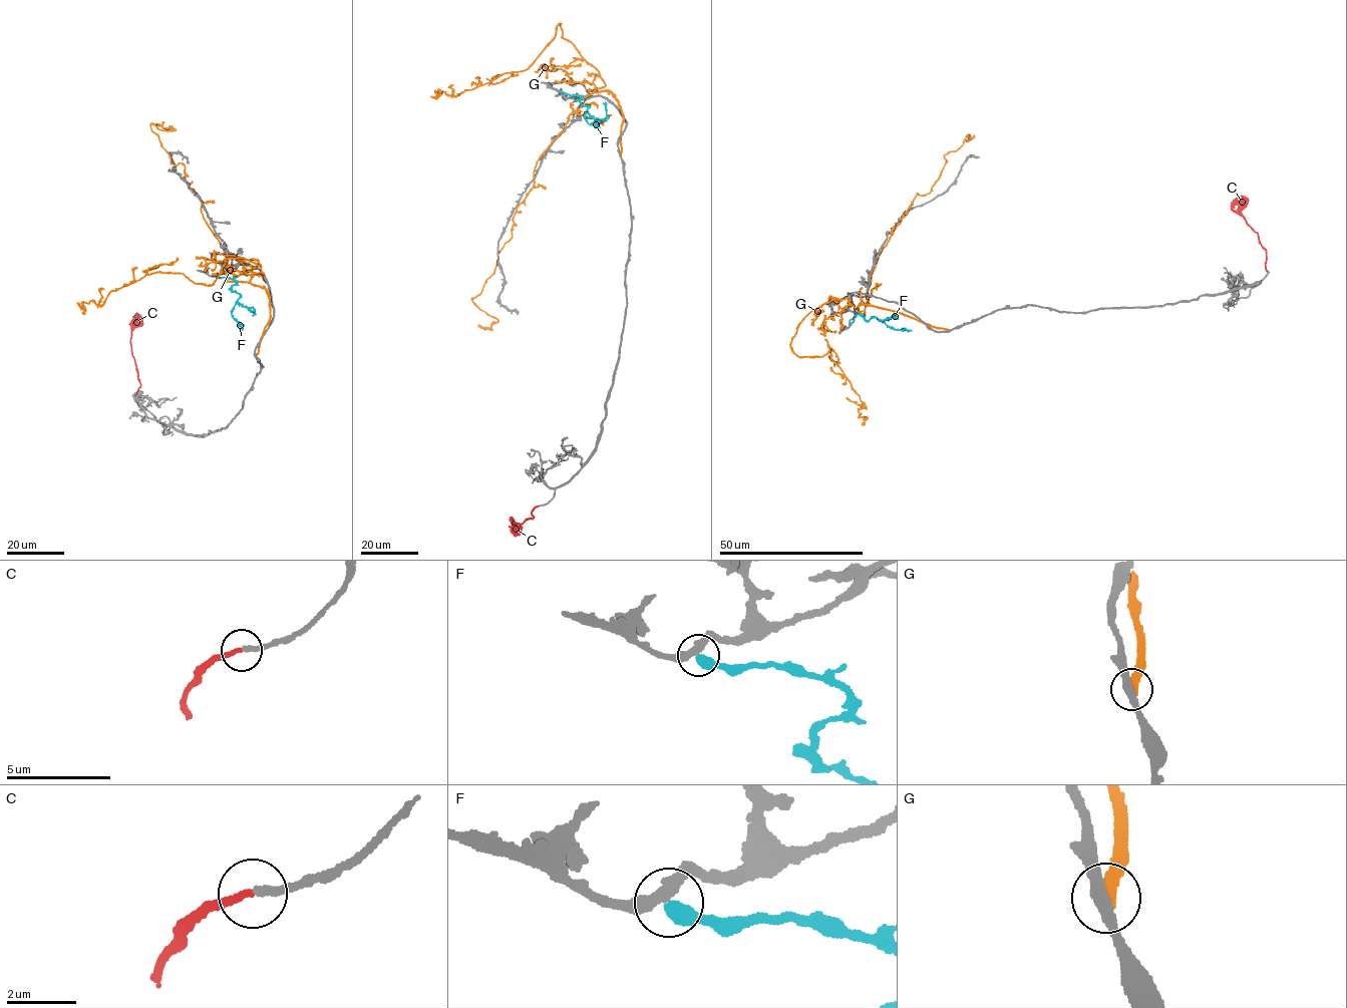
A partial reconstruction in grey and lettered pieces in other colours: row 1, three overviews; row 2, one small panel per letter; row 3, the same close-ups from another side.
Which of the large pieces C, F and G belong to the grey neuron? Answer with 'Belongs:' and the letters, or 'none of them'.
Belongs: C

